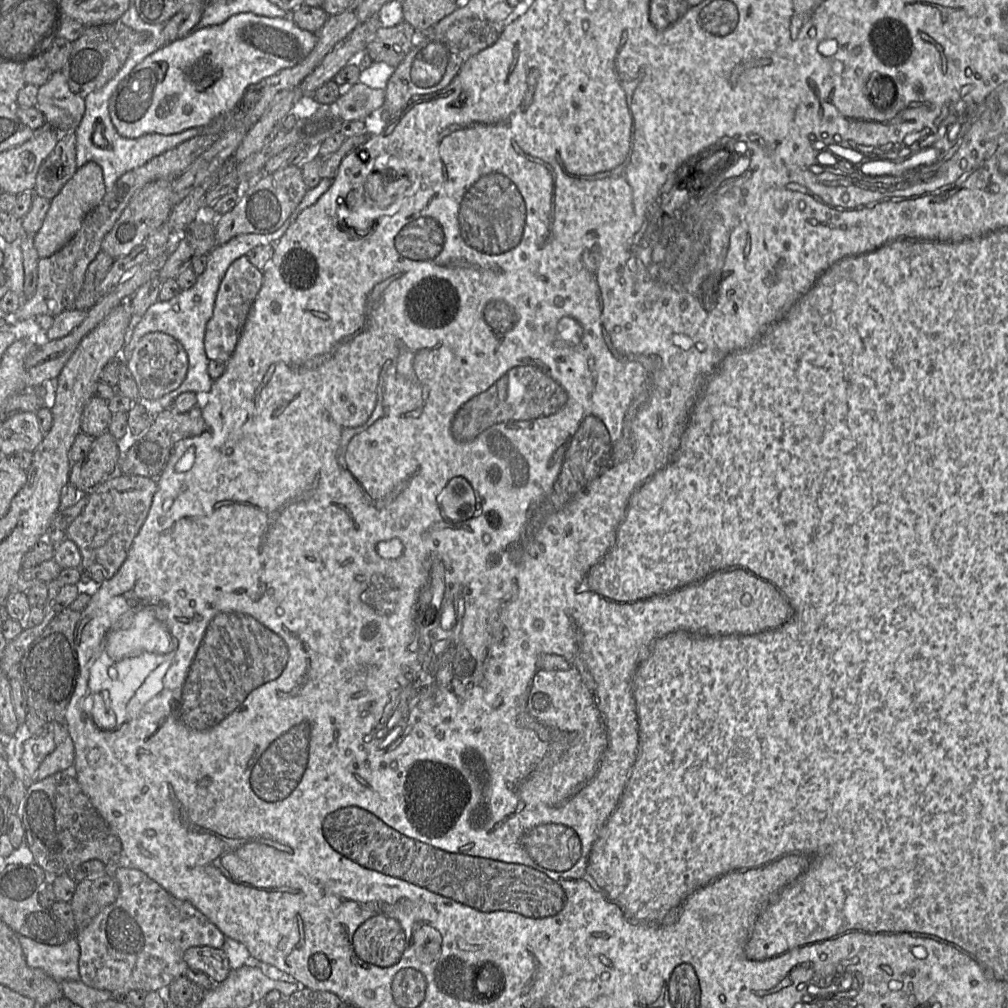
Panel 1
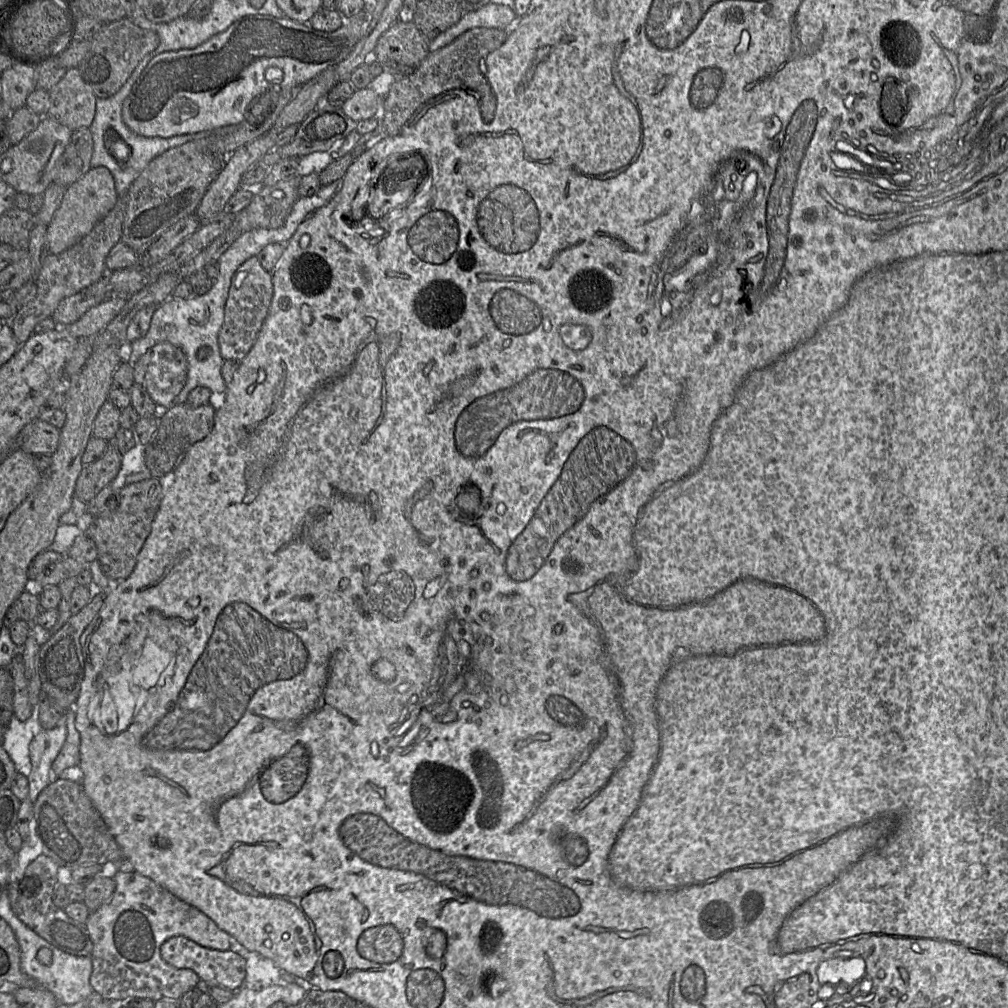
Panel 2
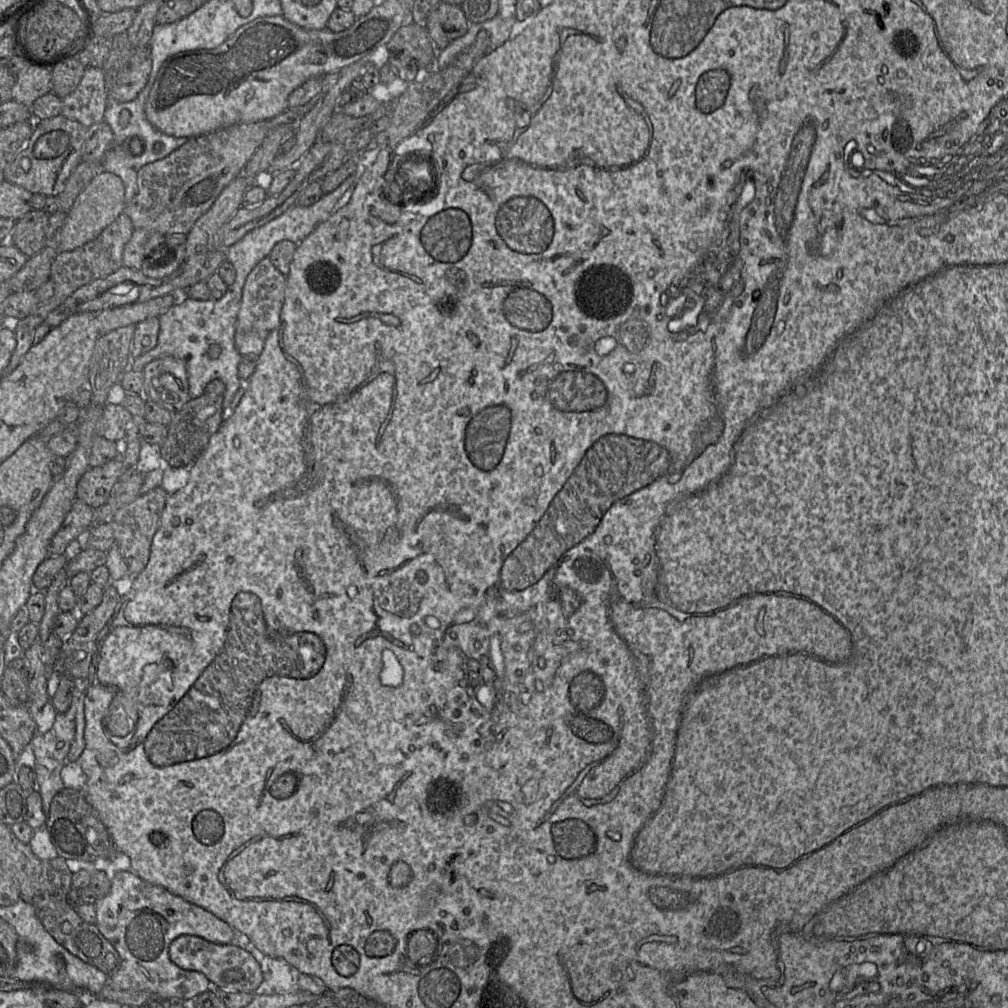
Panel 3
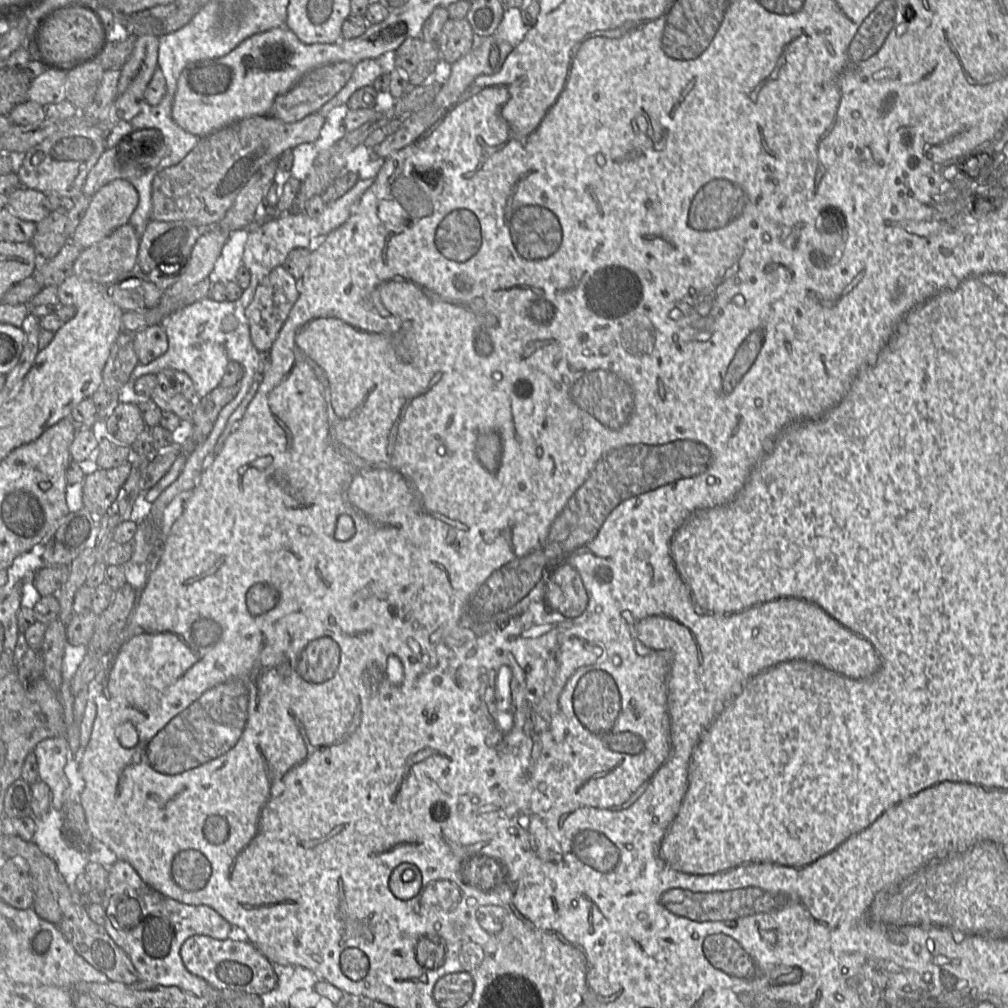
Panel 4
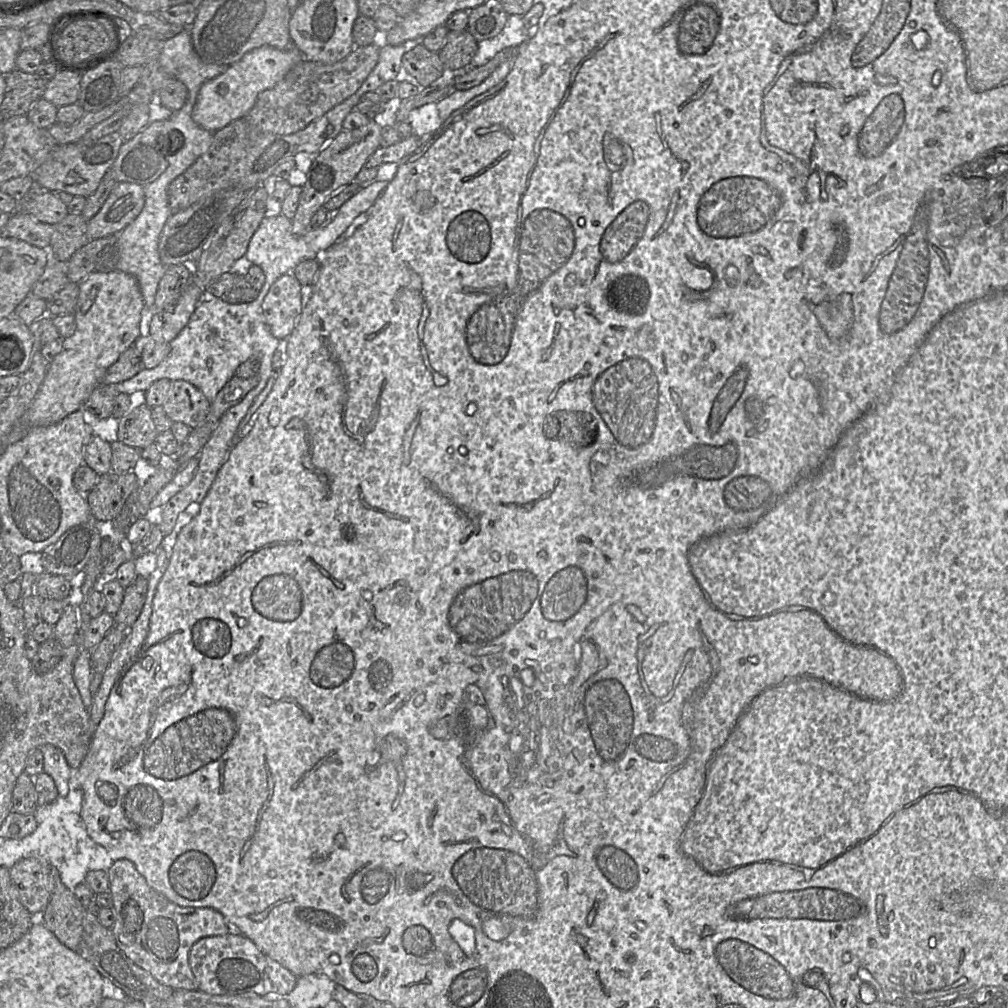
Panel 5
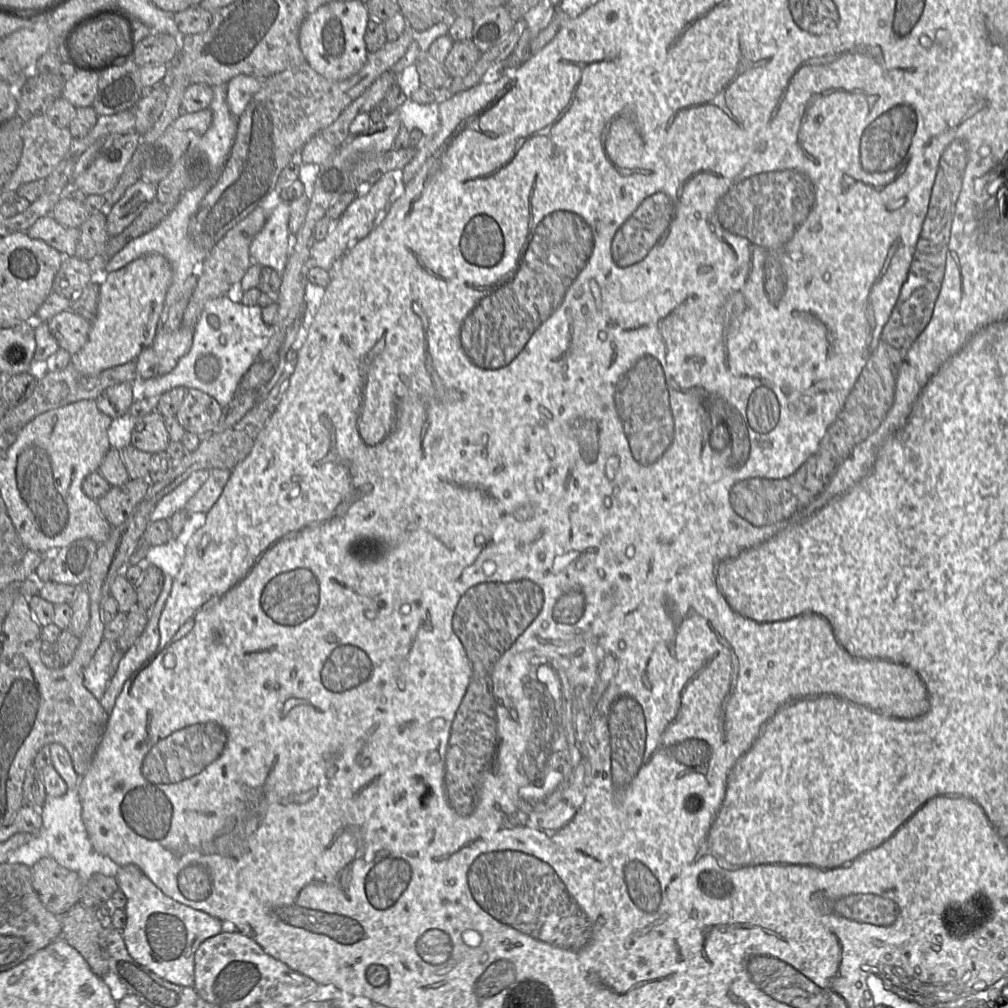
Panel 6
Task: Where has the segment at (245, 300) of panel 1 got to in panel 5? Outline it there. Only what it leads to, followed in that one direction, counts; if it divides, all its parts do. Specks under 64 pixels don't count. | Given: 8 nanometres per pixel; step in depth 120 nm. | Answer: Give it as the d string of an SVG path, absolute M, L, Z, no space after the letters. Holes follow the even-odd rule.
M292 273L279 277L262 302L262 311L270 333L279 341L292 333L303 304L301 284Z

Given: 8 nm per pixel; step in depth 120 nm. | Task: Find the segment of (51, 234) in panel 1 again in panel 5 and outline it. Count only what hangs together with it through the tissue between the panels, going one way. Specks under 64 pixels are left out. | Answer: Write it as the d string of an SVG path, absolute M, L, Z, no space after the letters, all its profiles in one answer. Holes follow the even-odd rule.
M118 182L111 190L101 209L88 220L87 235L96 240L119 233L131 224L144 207L143 186Z

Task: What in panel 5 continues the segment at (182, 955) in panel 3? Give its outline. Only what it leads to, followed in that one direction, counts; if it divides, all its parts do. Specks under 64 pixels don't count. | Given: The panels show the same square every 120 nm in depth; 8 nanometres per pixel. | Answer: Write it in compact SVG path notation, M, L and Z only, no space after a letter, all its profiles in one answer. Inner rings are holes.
M226 934L199 939L189 952L189 965L197 989L211 995L239 995L254 992L259 996L286 996L295 987L297 976L265 955L246 936Z

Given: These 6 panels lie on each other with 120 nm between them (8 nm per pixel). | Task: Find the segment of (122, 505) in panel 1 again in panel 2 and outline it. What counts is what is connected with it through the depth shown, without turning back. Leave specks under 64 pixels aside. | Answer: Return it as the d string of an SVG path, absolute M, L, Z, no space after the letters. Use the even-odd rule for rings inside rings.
M154 477L133 484L126 484L118 493L118 501L111 498L100 511L98 516L93 517L84 533L88 535L96 545L97 560L104 575L109 580L123 580L133 571L137 556L150 534L152 523L164 496L160 480Z

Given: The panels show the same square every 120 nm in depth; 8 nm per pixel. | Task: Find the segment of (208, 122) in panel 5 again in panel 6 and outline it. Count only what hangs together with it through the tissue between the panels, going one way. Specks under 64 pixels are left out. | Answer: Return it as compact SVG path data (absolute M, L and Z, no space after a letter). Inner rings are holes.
M239 74L226 84L226 101L232 114L240 117L252 97L261 89L262 81L256 77Z

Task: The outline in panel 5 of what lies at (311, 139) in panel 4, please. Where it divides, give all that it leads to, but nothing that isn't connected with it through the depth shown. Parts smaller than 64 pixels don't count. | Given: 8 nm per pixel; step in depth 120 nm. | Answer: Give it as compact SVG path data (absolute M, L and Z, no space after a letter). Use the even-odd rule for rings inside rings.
M358 94L350 96L304 129L289 135L264 131L246 117L232 121L224 128L217 130L213 133L209 149L169 184L167 197L172 215L186 210L221 190L233 187L255 188L262 184L280 164L294 158L299 152L319 153L326 144L343 131L345 117L355 109L361 96Z

